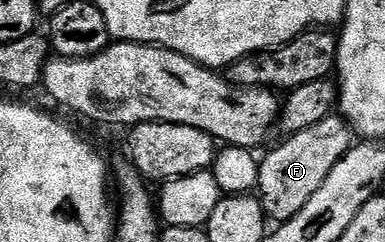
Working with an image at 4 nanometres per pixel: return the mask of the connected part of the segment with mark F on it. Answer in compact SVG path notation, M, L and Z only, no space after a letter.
M333 112L326 116L326 120L318 120L318 124L314 124L311 128L302 128L302 132L287 135L283 140L285 142L281 146L274 147L265 158L259 159L258 197L260 203L264 205L265 215L271 221L273 218L273 223L276 224L298 216L298 212L302 212L302 208L306 208L306 200L310 200L310 196L314 196L314 192L318 192L318 188L322 188L322 180L326 180L326 176L330 176L330 168L334 168L334 164L338 164L338 160L342 160L342 156L346 156L346 152L352 149L354 131L339 113Z

